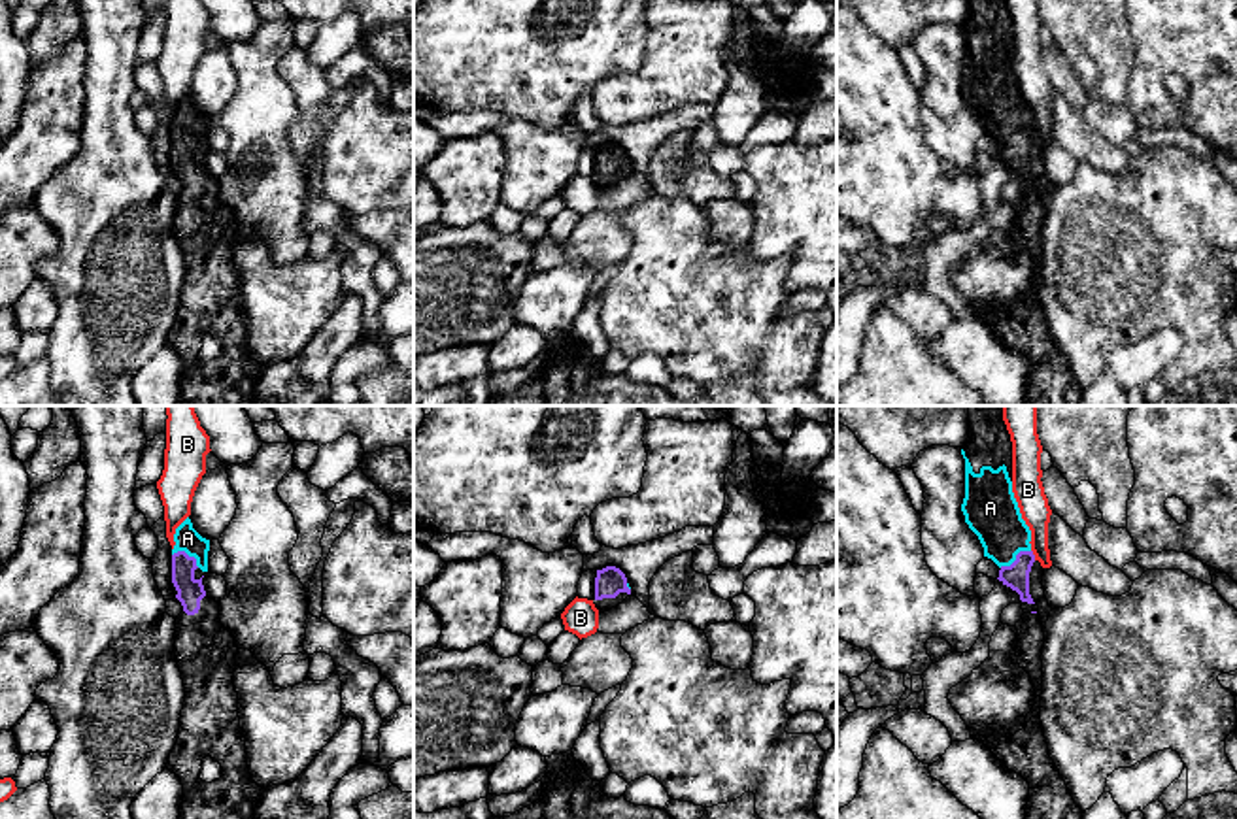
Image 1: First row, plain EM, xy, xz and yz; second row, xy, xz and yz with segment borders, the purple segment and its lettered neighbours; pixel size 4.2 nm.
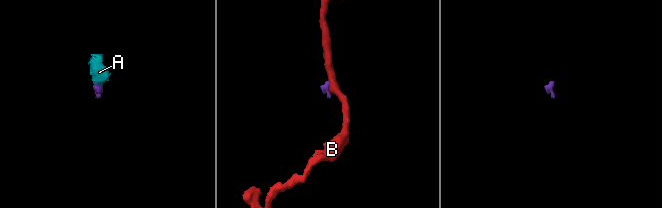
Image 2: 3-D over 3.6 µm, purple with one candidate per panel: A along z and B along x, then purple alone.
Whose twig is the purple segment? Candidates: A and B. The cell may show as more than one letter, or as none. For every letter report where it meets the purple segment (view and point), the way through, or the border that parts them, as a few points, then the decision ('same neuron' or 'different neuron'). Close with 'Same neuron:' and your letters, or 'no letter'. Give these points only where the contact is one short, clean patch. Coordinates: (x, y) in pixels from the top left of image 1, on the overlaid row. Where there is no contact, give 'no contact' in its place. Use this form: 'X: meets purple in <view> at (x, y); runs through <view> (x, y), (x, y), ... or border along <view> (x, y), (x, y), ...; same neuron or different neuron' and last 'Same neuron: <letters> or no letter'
A: meets purple in yz at (1016, 559); runs through yz (1016, 576), (1016, 559), (990, 508); same neuron
B: meets purple in yz at (1033, 555); border along yz (1032, 550), (1035, 559); different neuron
Same neuron: A

